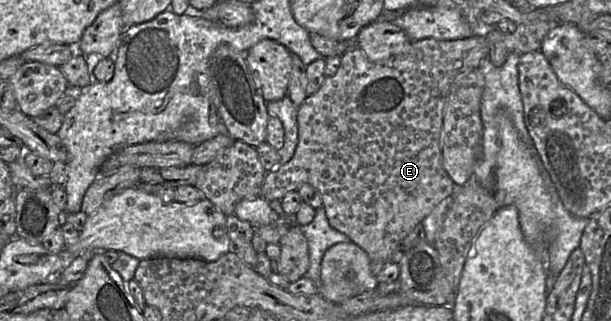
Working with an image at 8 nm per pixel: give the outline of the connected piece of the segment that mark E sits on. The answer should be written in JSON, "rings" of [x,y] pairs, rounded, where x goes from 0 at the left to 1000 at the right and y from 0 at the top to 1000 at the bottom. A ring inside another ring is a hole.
{"rings":[[[872,65],[846,78],[840,103],[823,103],[807,87],[794,115],[774,109],[768,118],[751,125],[715,125],[707,118],[676,128],[669,150],[658,165],[622,193],[606,190],[592,153],[583,146],[579,131],[573,150],[558,174],[558,202],[547,237],[534,240],[525,274],[512,296],[502,299],[498,318],[486,333],[488,358],[488,449],[476,498],[465,514],[455,514],[448,530],[439,536],[426,589],[426,611],[435,626],[462,623],[473,598],[486,595],[493,576],[507,573],[519,589],[529,626],[537,688],[552,720],[571,738],[573,751],[589,766],[612,810],[630,819],[640,813],[645,782],[656,751],[705,664],[705,657],[728,617],[740,611],[745,573],[725,520],[722,433],[725,399],[725,355],[728,324],[741,259],[759,227],[784,209],[787,190],[800,174],[800,146],[815,128],[823,128],[833,162],[849,171],[884,159],[887,131],[894,109],[917,72],[908,65]]]}

